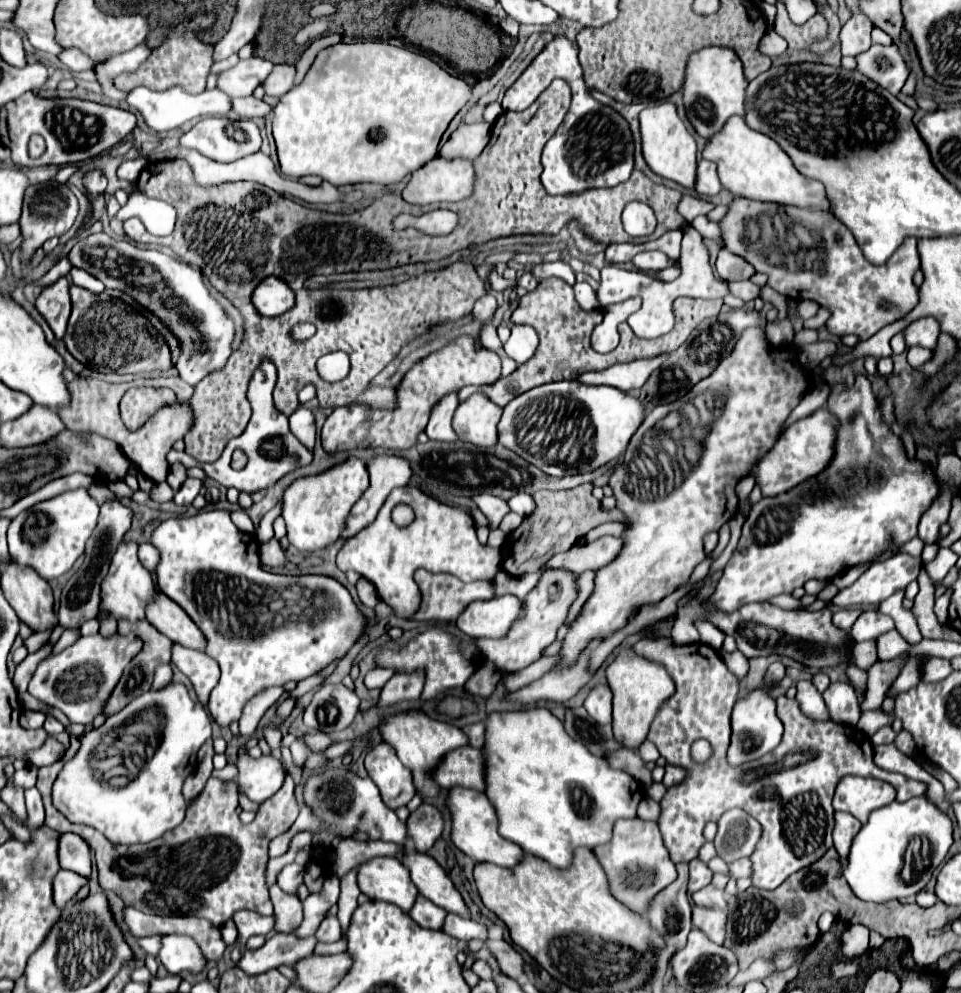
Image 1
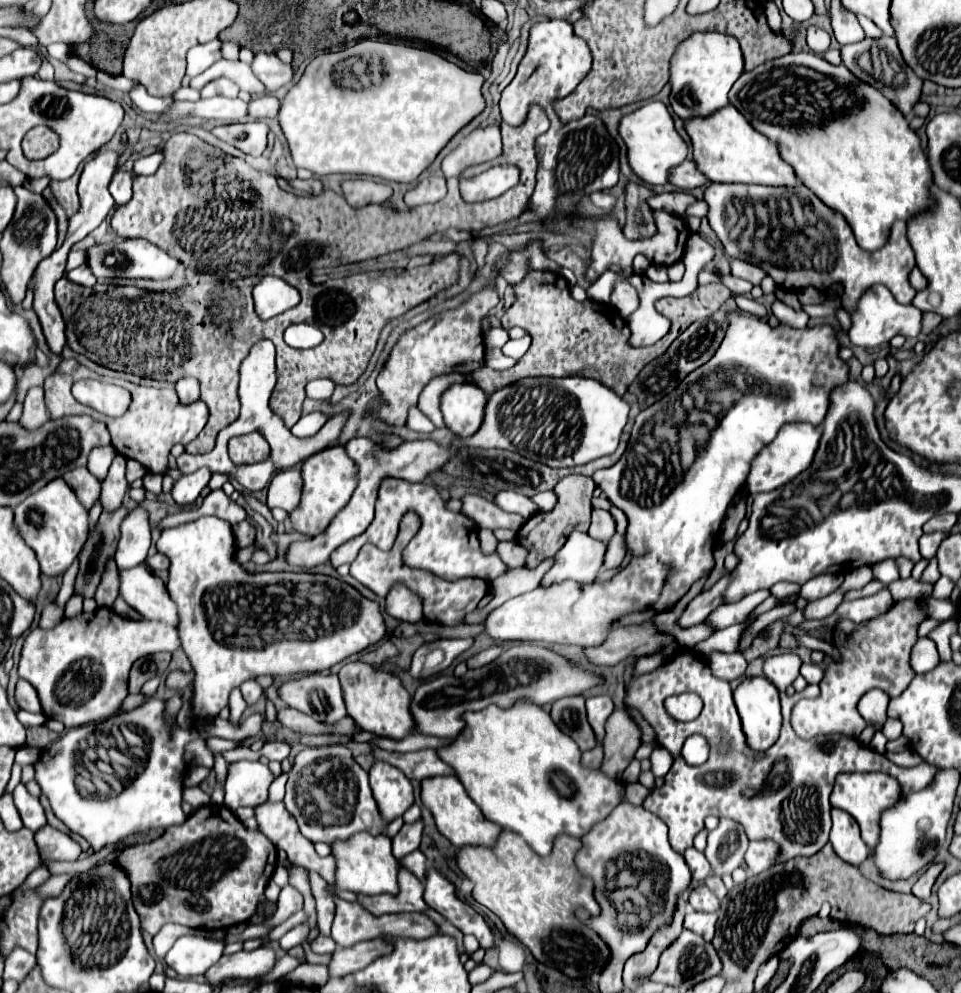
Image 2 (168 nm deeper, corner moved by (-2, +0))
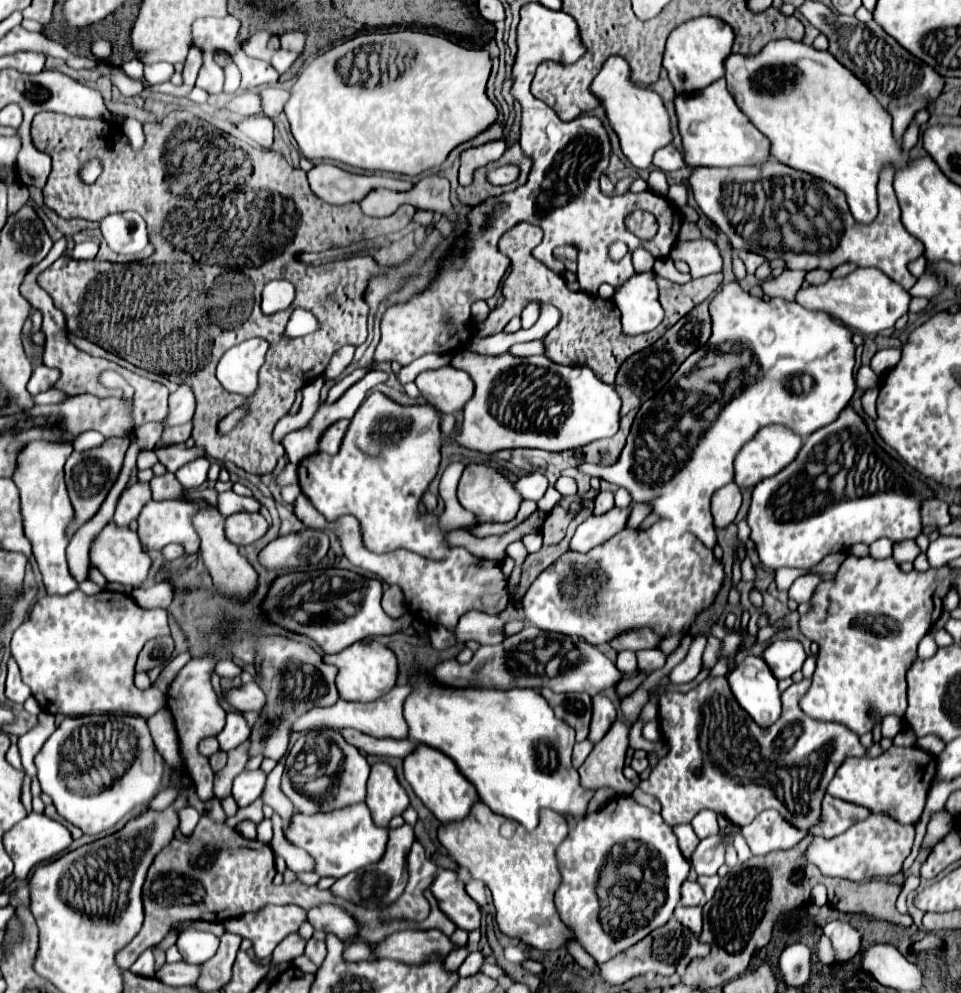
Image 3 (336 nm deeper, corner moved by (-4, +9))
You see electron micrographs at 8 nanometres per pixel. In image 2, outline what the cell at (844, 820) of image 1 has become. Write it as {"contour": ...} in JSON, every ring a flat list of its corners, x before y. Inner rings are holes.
{"contour":[[837,808,831,810,831,816,833,816,833,828,829,842,833,844,833,850,837,852,839,858,843,858,853,866,863,864,869,858,869,848,861,840,859,824,855,822,855,818,851,818,851,814]]}

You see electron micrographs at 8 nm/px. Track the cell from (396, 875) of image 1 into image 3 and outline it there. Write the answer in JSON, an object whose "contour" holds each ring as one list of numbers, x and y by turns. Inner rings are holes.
{"contour":[[365,803,347,805,345,809,335,809,329,813,315,813,315,815,295,813,291,817,289,827,283,829,283,835,291,845,305,849,313,857,315,873,319,873,319,877,335,877,335,879,351,871,357,871,365,865,377,863,383,857,387,845,387,829,381,829,373,823]]}

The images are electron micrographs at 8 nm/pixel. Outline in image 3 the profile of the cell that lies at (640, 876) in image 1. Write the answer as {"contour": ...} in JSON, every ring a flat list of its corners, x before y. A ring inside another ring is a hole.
{"contour":[[631,795,613,797,601,811,595,811,595,813,583,817,581,821,575,821,569,827,567,839,557,847,557,863,561,869,561,885,557,887,557,893,555,893,557,913,559,913,561,921,565,921,565,925,569,925,573,929,575,939,585,947,585,951,597,963,605,963,609,957,615,957,617,953,621,953,627,947,641,941,641,937,649,935,653,929,665,925,669,921,669,917,673,915,673,909,679,905,681,883,687,879,689,869,691,869,689,861,679,851,673,829,669,825,665,825,665,821,659,813,653,813,651,809,639,805],[629,841,637,841,635,845,645,847,649,857,639,857,637,861,633,861,633,857,621,859,621,855,623,855,621,849,625,849,625,843,629,843],[615,851,619,853,617,859,613,859],[611,859,613,859,613,873,611,873,613,879,611,881,615,881,615,885,611,885,609,889,603,889,601,883,609,877,607,863],[623,865,627,865,629,869,623,869],[627,881,631,881,631,883,627,883],[617,885,621,887,621,891],[613,887,617,891,613,891],[609,891,611,891,611,895,609,895]]}

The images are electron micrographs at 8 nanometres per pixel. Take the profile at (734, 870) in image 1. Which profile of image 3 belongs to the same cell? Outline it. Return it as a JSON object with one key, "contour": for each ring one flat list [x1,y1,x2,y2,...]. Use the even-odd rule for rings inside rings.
{"contour":[[767,809,765,813,759,813,749,825,741,827,741,835,745,837,753,855,767,855,771,851,797,845,807,833,789,825,775,809]]}

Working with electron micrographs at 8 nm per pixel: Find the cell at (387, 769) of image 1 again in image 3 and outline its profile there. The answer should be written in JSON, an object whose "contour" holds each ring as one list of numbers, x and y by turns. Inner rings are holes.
{"contour":[[375,763,371,767,365,803,377,827,389,827,389,821,409,807,409,797,399,785,391,765]]}

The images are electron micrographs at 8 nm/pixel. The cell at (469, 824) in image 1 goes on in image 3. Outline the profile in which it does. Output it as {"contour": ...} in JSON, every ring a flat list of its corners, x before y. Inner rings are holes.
{"contour":[[421,745,421,753,413,753,413,757,405,757,403,775,407,783,413,787,415,795,441,823,465,819,473,803,479,799,475,787,457,771,457,765,453,763,453,759,449,759,445,753,429,745]]}

